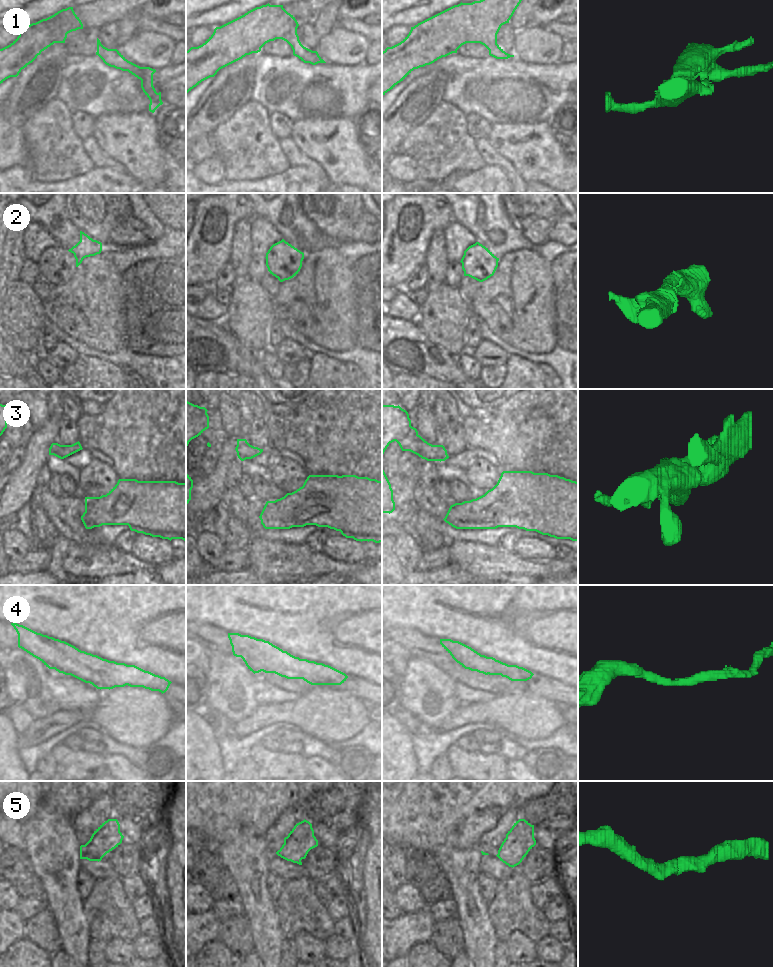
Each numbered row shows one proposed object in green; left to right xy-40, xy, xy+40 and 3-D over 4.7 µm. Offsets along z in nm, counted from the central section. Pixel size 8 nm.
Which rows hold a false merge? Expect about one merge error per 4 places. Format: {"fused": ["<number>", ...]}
{"fused": []}

